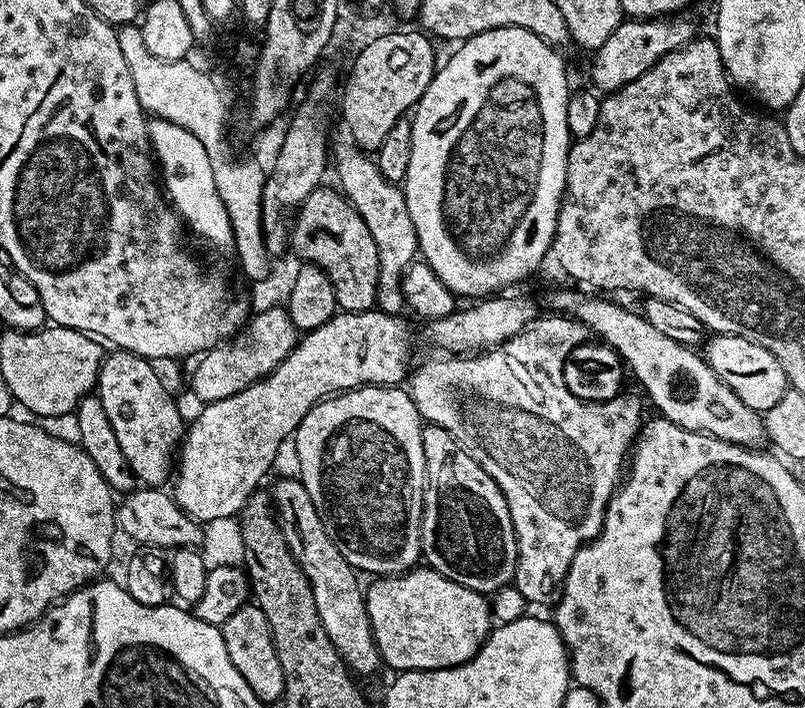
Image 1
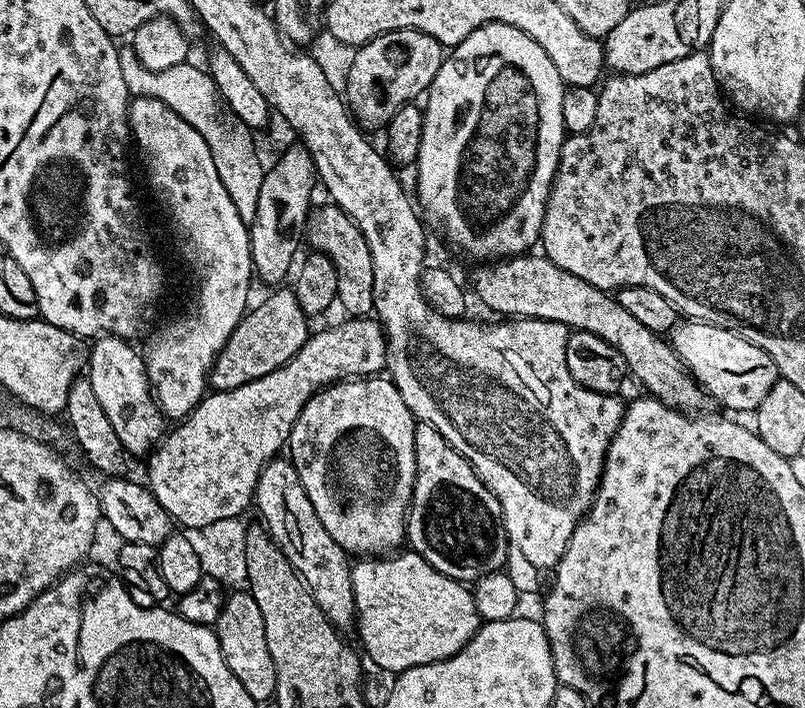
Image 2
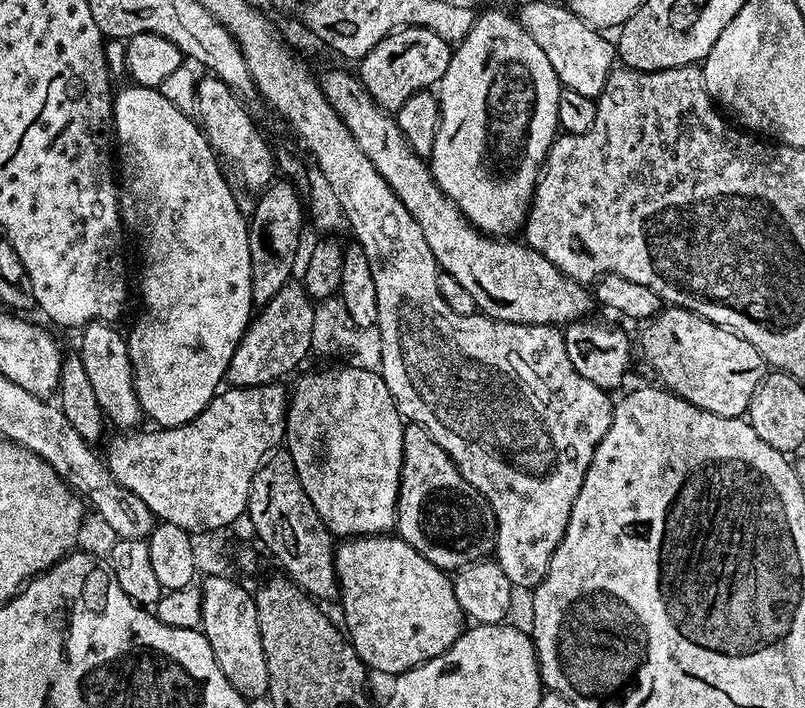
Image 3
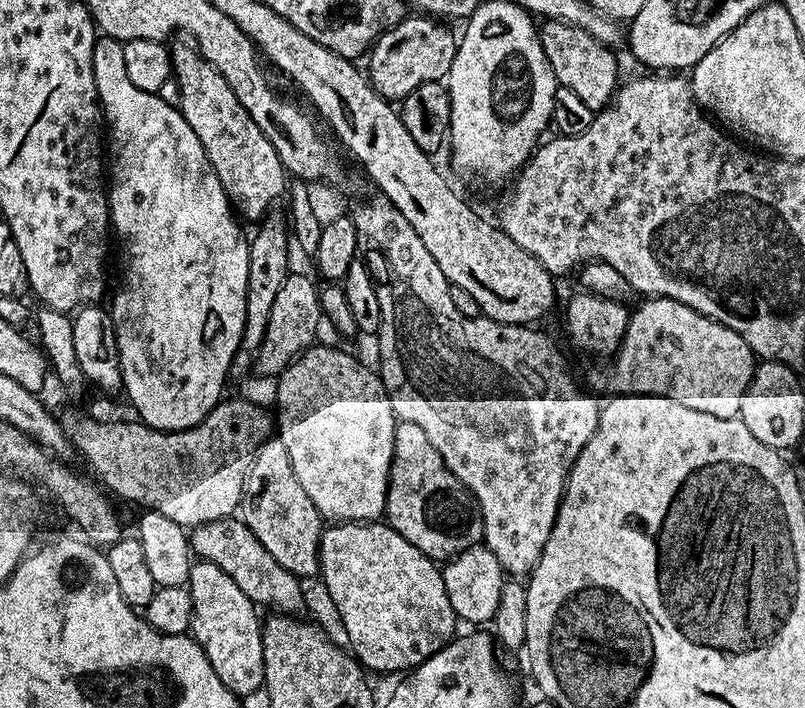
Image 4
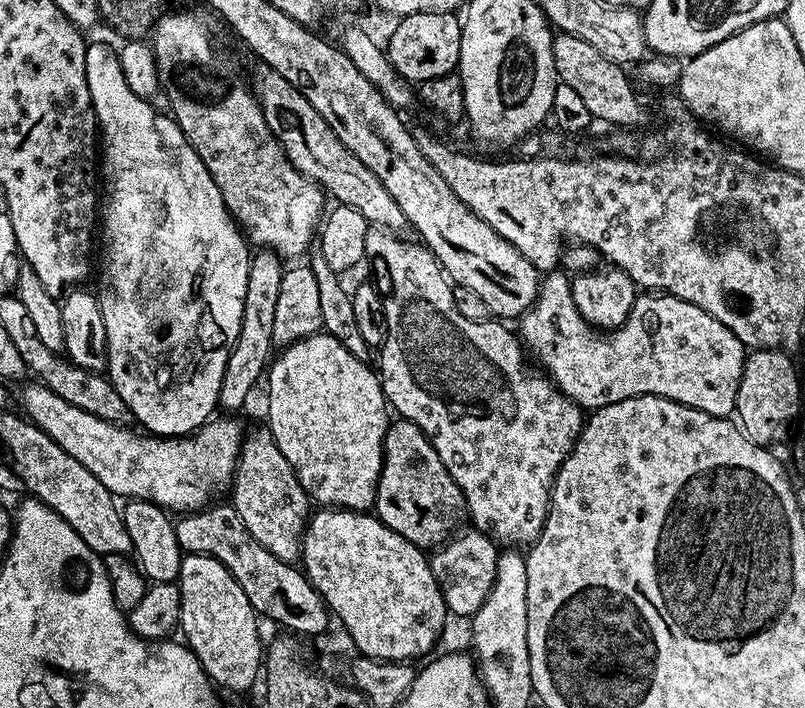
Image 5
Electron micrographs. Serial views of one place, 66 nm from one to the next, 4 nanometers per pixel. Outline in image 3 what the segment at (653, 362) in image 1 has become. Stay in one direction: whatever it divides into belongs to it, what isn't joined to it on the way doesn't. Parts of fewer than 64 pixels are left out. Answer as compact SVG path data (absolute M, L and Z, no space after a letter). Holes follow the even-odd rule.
M336 68L325 76L319 77L320 88L326 94L330 106L346 122L354 142L362 146L362 154L374 162L378 174L386 178L390 190L398 194L402 206L410 210L414 222L422 226L422 234L426 234L426 246L434 254L437 265L441 272L449 272L454 282L460 283L467 292L471 294L476 303L477 309L483 315L489 316L492 320L505 320L515 324L551 324L553 326L567 326L579 321L594 308L594 296L588 292L583 283L572 280L565 272L560 272L544 257L538 254L538 250L528 247L527 243L519 242L512 238L497 238L480 232L469 222L458 210L458 206L438 186L436 179L432 177L432 169L429 161L423 156L414 154L414 150L406 142L402 130L398 130L395 115L389 114L383 108L378 107L370 98L370 94L364 89L355 75L352 76L342 69Z

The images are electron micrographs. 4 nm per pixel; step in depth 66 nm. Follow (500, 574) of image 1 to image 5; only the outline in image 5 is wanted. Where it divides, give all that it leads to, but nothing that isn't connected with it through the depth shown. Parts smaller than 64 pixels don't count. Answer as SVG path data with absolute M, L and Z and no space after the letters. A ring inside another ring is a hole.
M396 418L389 423L374 512L387 528L425 550L435 549L446 538L457 535L462 528L460 523L469 519L462 490L450 478L446 466L442 466L442 458L438 458L427 434L414 422Z

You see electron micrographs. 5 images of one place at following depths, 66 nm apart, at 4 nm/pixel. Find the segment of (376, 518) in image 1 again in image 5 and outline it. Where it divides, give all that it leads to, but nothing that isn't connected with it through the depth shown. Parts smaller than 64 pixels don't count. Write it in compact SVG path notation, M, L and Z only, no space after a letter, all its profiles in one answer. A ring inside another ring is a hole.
M317 334L308 336L305 340L300 340L289 348L283 349L271 361L270 367L267 369L268 420L266 420L266 426L272 431L274 442L278 442L278 450L282 450L282 454L286 454L286 462L290 462L290 466L294 470L298 482L303 486L304 492L315 503L317 500L317 505L331 506L337 510L347 510L349 512L368 512L376 503L376 487L378 486L380 471L384 465L384 439L390 423L390 405L384 398L384 388L380 384L379 375L373 369L371 372L367 368L368 366L365 361L358 359L350 350L346 350L346 347L340 345L338 338L327 334Z

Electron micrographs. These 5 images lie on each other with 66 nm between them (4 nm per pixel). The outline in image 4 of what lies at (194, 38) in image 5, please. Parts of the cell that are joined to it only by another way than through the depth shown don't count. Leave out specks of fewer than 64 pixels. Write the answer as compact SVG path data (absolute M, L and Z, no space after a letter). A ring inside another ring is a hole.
M191 43L172 44L174 83L180 91L178 107L190 122L190 130L198 134L206 158L222 182L224 193L235 211L253 222L269 215L272 203L284 192L286 173L274 146L258 130L258 122L246 114L246 106L238 102L238 94L230 90L230 82Z

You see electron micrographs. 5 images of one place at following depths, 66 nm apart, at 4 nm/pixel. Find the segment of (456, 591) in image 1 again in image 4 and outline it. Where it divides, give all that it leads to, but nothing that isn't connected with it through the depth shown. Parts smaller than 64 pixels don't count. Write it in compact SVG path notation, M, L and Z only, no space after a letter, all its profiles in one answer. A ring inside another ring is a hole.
M336 522L325 527L324 533L320 535L320 571L318 576L319 579L324 579L324 588L328 591L328 596L332 599L337 614L340 615L340 624L344 627L345 634L348 635L349 645L347 644L347 647L350 649L351 655L355 656L369 673L407 673L422 662L429 660L434 654L438 654L438 650L446 647L457 635L458 617L454 606L450 606L450 598L446 598L444 574L438 567L437 561L431 560L426 554L422 554L422 550L418 550L418 546L406 542L406 538L402 538L402 534L395 532L386 522Z

